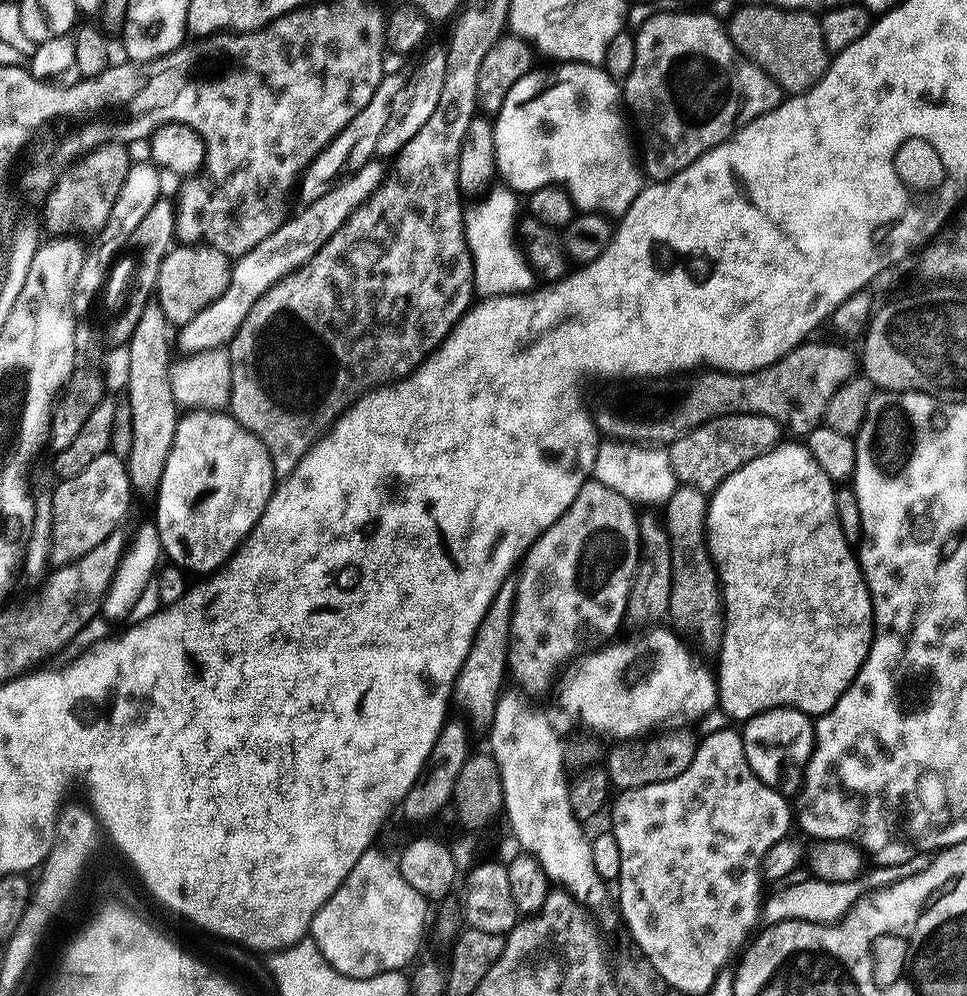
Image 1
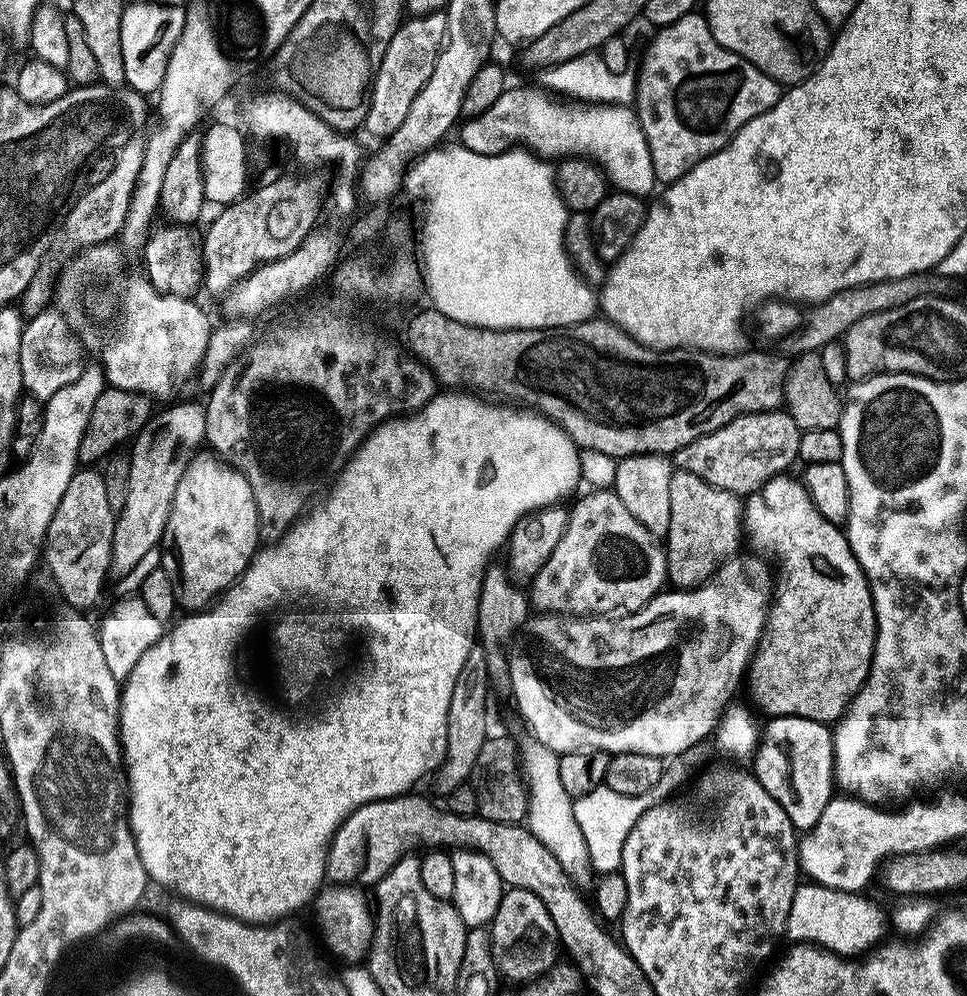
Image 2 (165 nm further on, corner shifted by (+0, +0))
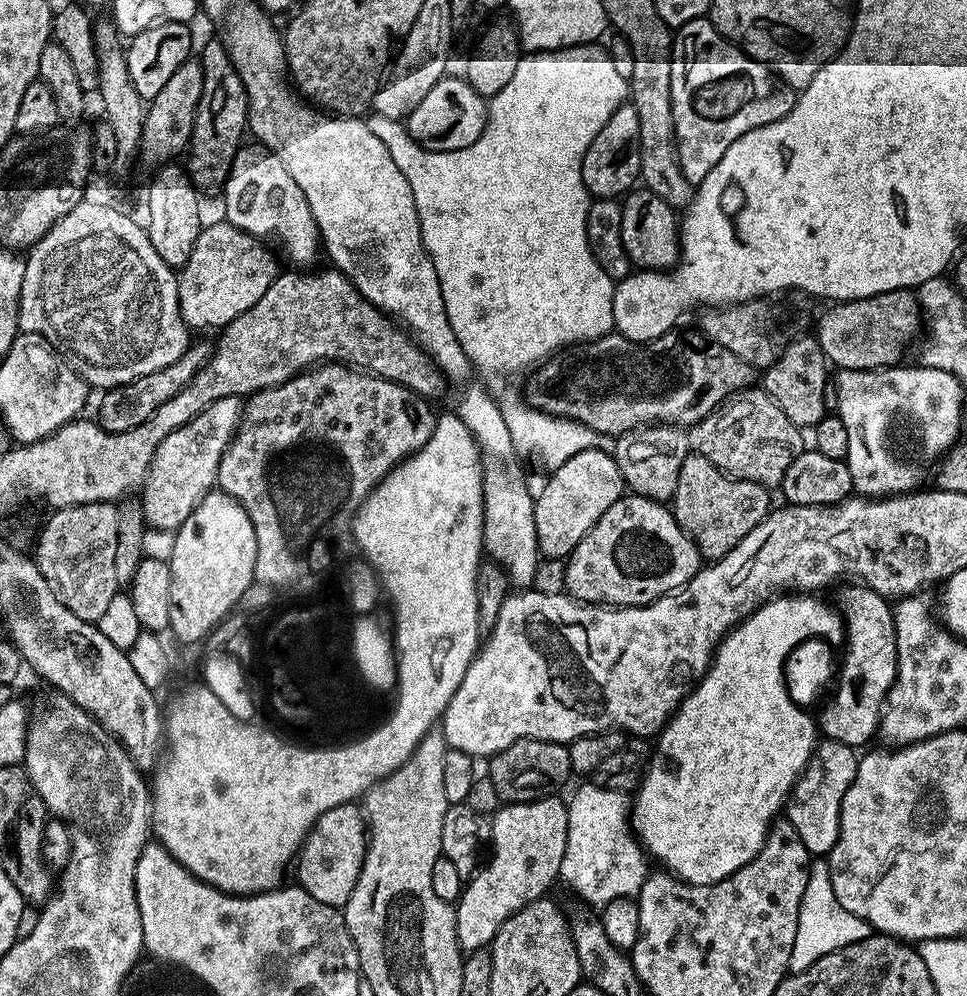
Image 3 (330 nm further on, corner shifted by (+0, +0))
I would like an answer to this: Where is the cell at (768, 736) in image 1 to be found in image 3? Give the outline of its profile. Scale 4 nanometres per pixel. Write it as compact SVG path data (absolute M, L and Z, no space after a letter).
M824 738L817 743L804 772L796 779L792 794L788 797L786 818L794 826L794 830L798 830L798 838L802 838L802 846L806 846L809 857L827 857L834 842L838 842L842 798L846 798L846 790L850 790L854 782L857 763L857 749Z

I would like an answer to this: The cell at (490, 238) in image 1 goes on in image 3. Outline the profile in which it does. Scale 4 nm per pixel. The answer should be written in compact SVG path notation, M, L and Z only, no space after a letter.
M573 46L561 48L550 52L533 52L521 55L518 68L511 75L510 82L499 90L486 104L486 119L484 121L484 133L470 146L453 152L426 152L421 144L415 144L407 134L405 125L398 120L382 118L375 114L369 115L366 122L370 130L390 150L390 158L394 158L394 166L402 170L406 182L410 182L410 194L414 194L414 206L418 210L418 222L424 249L434 262L434 270L438 274L438 282L442 286L442 298L444 309L450 318L450 326L462 346L462 350L468 355L468 360L477 373L485 376L489 389L504 388L498 395L498 403L502 410L502 418L506 418L506 426L510 430L510 438L514 442L517 453L521 457L533 456L542 467L548 468L549 473L556 472L562 462L570 462L574 454L582 454L584 450L600 450L604 452L604 442L610 437L604 432L590 430L590 426L580 424L576 420L569 420L567 416L551 416L549 412L537 412L531 404L525 402L515 392L508 388L515 382L516 376L523 377L531 373L533 369L544 363L545 360L557 355L561 350L571 349L573 346L587 344L590 340L597 340L608 335L614 328L614 283L607 276L606 270L596 261L593 245L587 240L587 212L590 197L586 186L582 182L582 162L590 142L606 126L606 122L618 111L620 105L625 103L630 96L630 84L618 74L614 67L611 55L606 54L600 46Z

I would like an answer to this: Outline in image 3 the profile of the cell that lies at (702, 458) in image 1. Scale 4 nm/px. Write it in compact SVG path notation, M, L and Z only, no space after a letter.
M741 391L738 398L729 399L726 406L691 425L687 429L688 443L699 456L714 462L714 466L718 466L718 470L722 470L727 476L746 482L758 482L765 486L780 486L784 483L786 470L790 470L790 462L794 462L794 458L798 458L798 454L805 451L806 440L804 444L803 438L800 437L803 436L801 429L796 428L794 422L786 418L786 414L782 414L782 410L768 397L767 392L752 391Z

